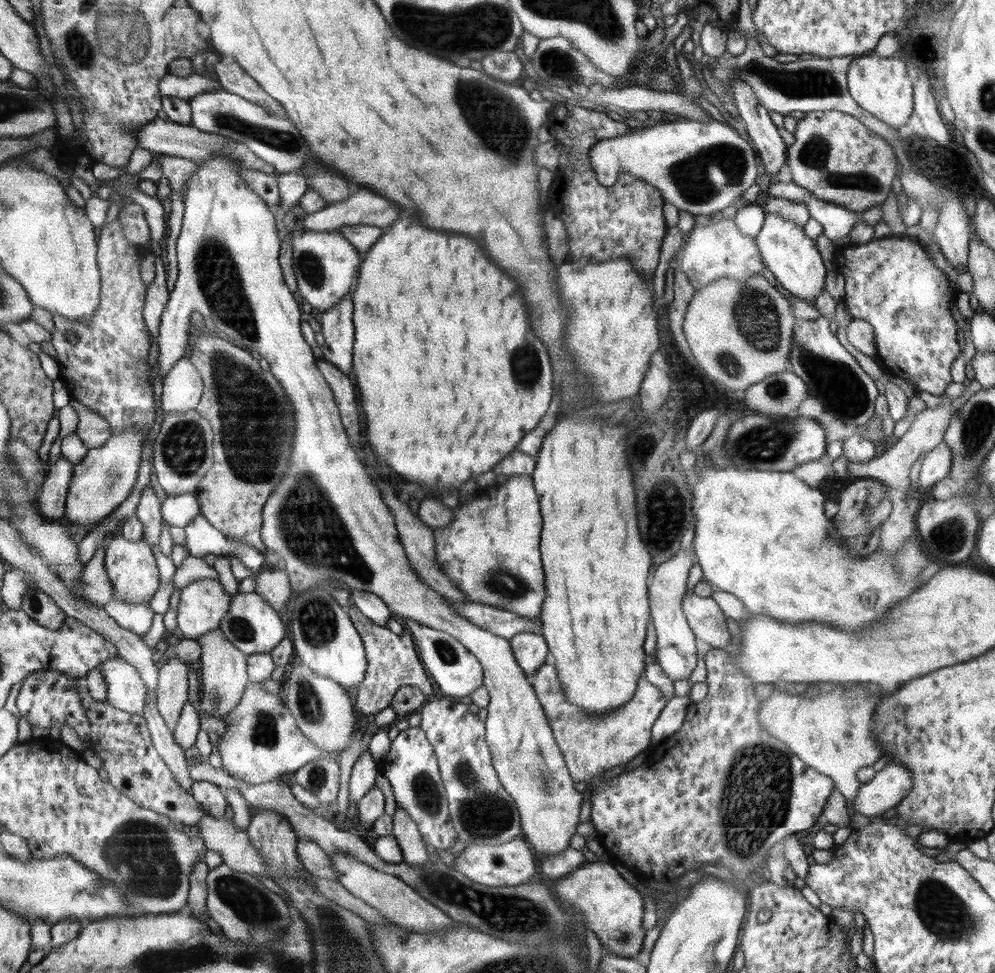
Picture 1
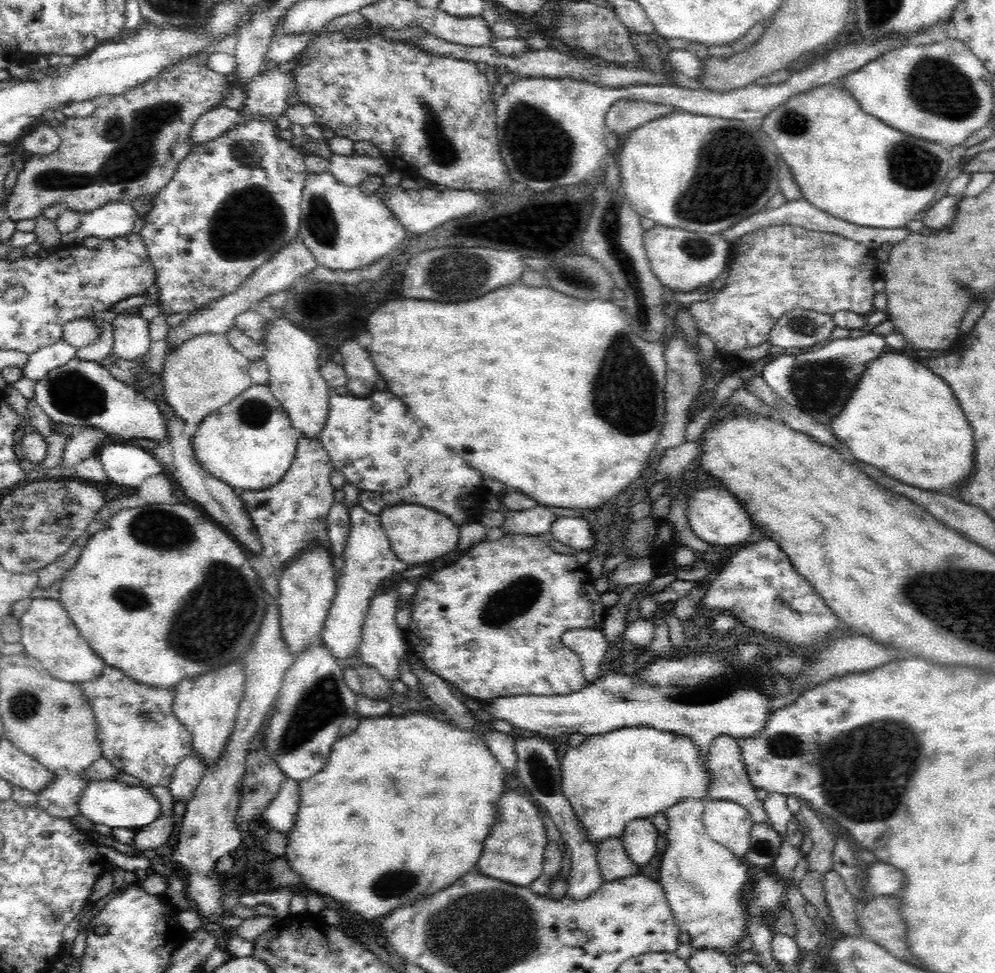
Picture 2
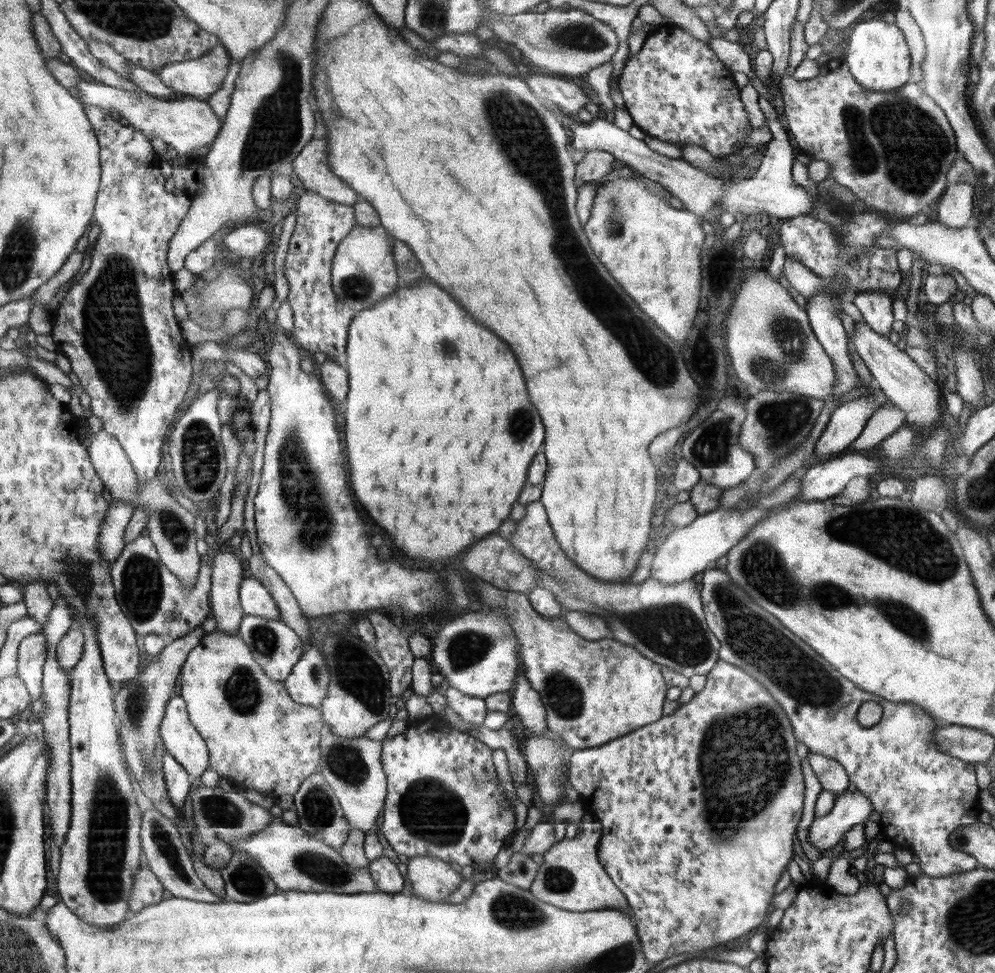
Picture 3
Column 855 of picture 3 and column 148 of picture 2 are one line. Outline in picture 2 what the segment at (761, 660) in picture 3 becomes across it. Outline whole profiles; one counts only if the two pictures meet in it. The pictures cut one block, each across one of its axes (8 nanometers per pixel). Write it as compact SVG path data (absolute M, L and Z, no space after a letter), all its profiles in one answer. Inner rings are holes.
M106 664L99 677L80 686L98 723L102 756L148 786L168 787L176 765L193 750L191 733L173 712L176 689L152 687Z

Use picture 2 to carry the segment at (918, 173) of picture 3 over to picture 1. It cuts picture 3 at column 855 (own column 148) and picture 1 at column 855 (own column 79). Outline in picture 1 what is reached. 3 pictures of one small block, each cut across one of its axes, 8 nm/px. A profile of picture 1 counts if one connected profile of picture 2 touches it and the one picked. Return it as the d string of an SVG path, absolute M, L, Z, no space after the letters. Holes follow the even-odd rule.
M839 110L806 113L804 118L797 120L793 133L796 140L787 148L786 164L793 182L817 199L853 212L866 211L874 205L882 206L892 191L898 166L892 148L872 132L851 114Z

